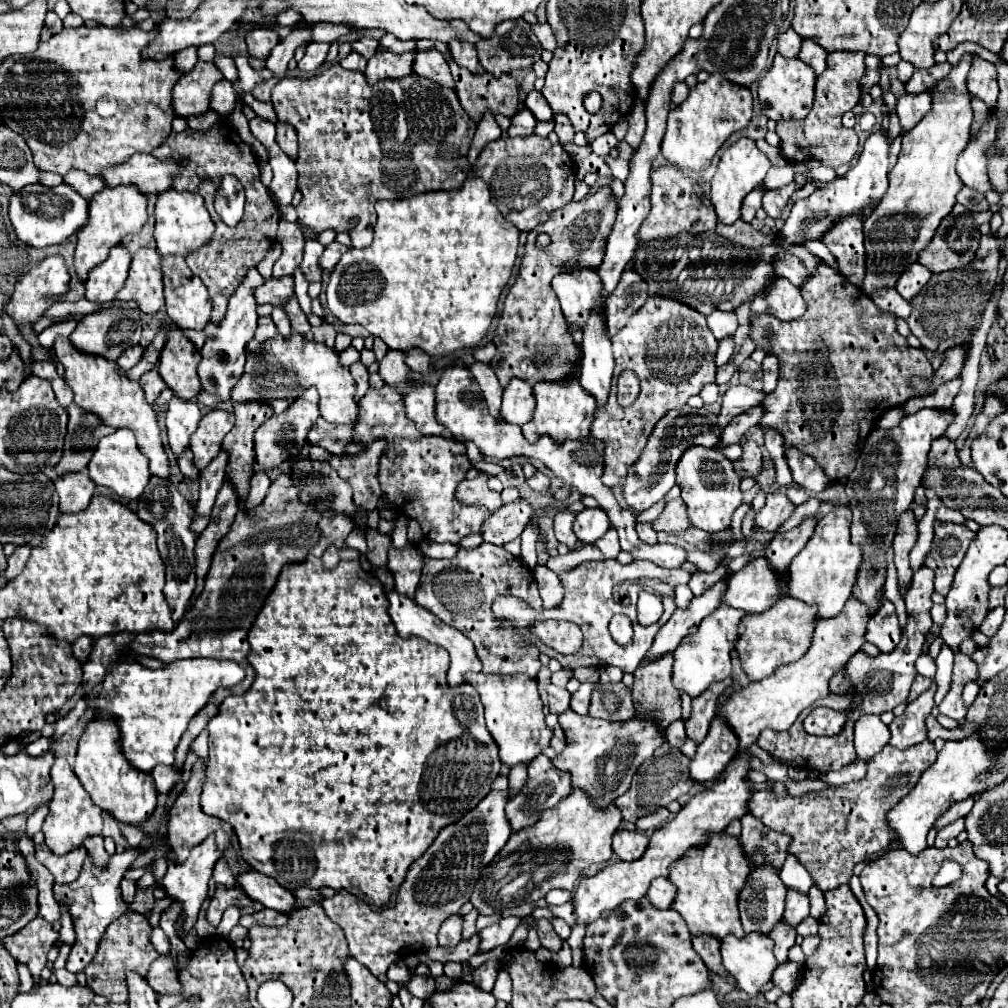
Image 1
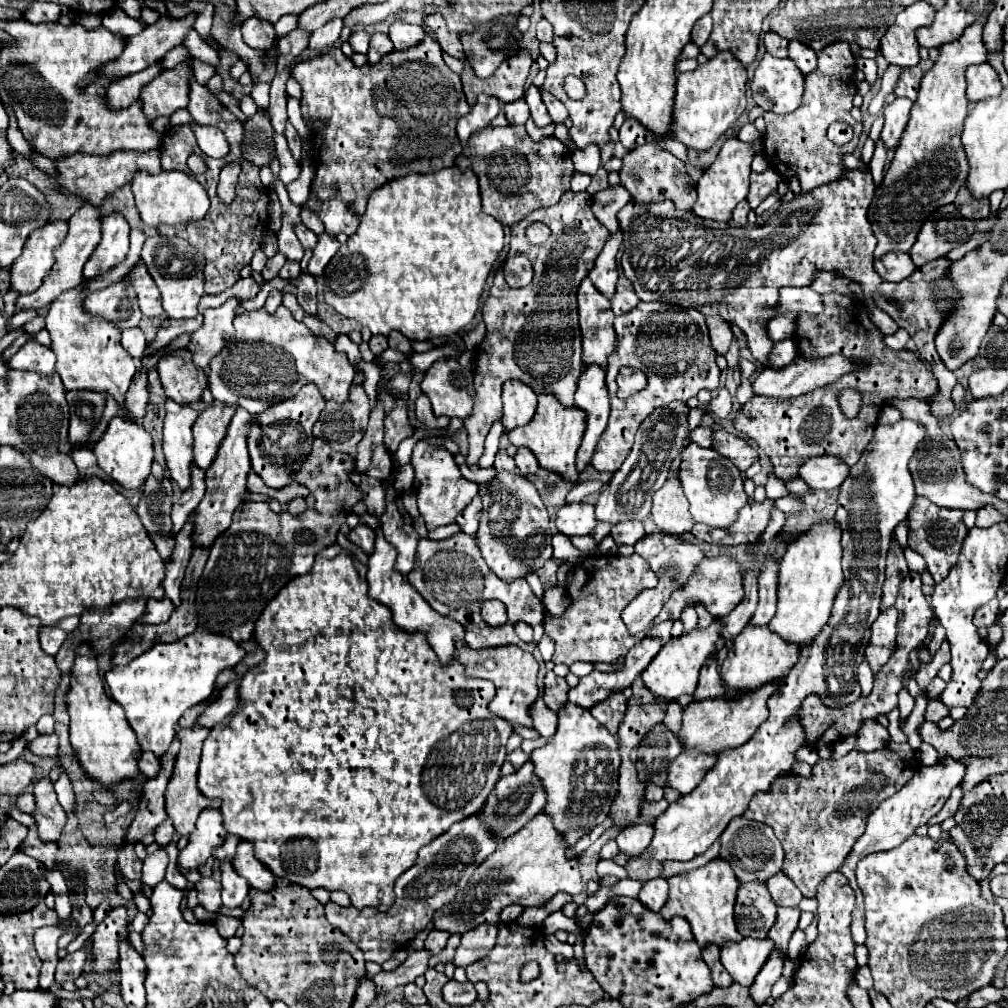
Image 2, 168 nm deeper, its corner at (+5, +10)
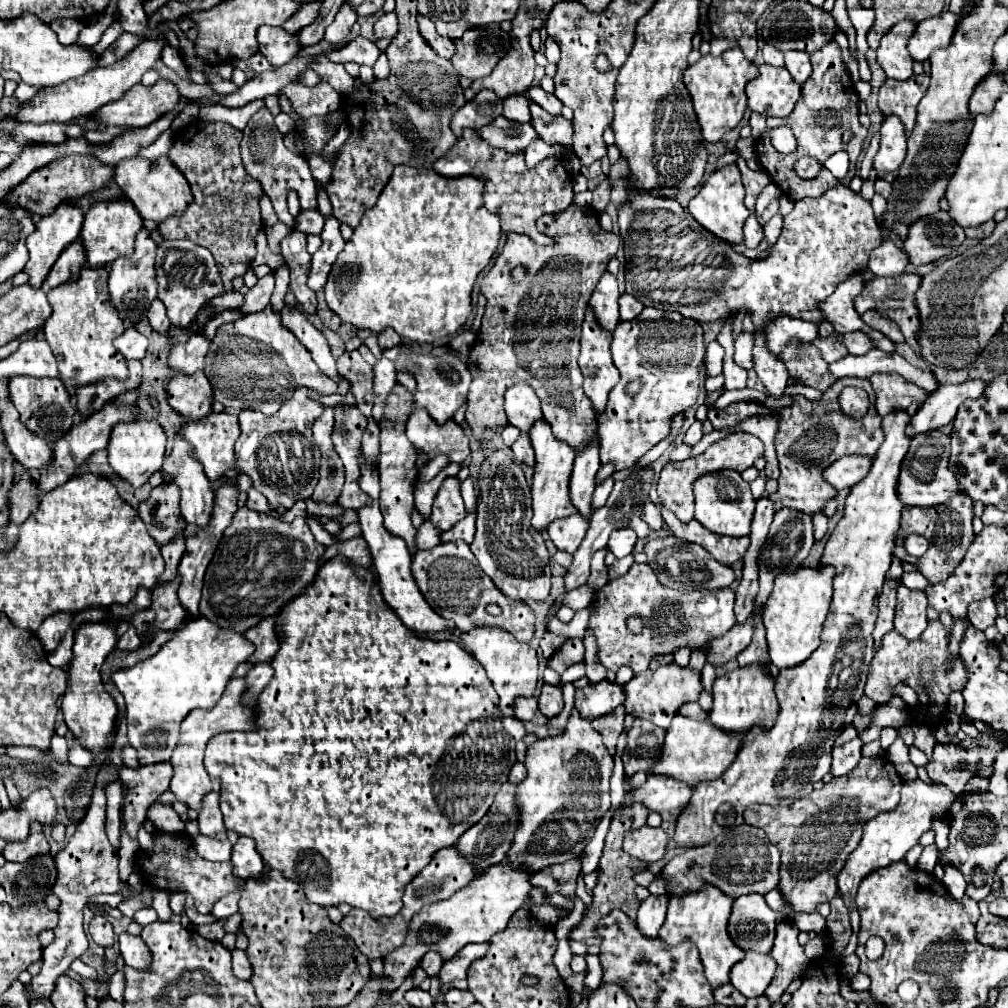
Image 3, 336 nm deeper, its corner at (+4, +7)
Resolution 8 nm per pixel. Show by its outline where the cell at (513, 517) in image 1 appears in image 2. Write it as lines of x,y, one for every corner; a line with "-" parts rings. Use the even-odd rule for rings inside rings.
477,495
477,497
465,507
465,511
461,511
461,515
457,515
457,519
455,519
455,523
457,523
459,529
461,529
461,533
465,533
465,535
475,535
475,533
477,533
479,515
481,515
481,497

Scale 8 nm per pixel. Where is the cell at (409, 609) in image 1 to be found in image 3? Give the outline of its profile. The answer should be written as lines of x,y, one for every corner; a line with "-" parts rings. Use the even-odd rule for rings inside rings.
364,462
360,464
360,470
362,470
362,478
360,478
360,488
372,496
372,504
368,506
362,506
358,510
358,522
362,526
362,536
364,540
368,542
370,546
370,552
372,552
372,560
374,560
374,566
376,566
376,574
378,574
378,584
380,584
380,590
382,590
382,596
386,600
386,604
398,614
398,618
402,620
404,626
408,626
410,630
414,632
440,632
440,630
446,630
448,628
448,620
444,620
442,616
438,616
430,604
424,600
424,596
420,594
414,578
412,578
412,572
410,572
410,562
412,562
412,556
406,548
406,544
388,534
386,528
382,526
382,514
380,514
380,508
378,508
378,472
376,472
376,466
374,462

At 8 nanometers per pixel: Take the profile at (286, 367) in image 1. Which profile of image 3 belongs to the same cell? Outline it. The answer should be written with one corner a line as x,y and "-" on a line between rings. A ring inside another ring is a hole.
270,306
218,328
210,344
204,374
214,388
214,400
224,404
226,410
242,410
258,402
276,402
282,400
282,392
286,391
286,398
290,399
299,387
342,396
350,390
350,382
344,376
332,380
318,368
310,350
282,326
282,316
272,312

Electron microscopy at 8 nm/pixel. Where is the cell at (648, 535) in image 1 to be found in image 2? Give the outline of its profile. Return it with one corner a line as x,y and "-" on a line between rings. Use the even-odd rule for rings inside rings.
625,521
617,523
611,529
611,537
615,539
617,545
635,545
639,539
645,537
643,523
641,521

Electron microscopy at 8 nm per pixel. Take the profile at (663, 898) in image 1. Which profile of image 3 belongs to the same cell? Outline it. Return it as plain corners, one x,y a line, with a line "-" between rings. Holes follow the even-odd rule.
650,894
646,900
640,902
636,922
638,922
638,928
642,930
642,934
658,936
658,930
664,922
664,916
666,916
666,906
668,906
666,894
660,894
660,896

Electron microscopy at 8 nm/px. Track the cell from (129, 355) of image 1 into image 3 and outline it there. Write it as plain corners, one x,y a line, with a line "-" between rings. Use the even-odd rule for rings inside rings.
128,328
124,330
122,336
116,338
114,346
120,350
120,354
126,358
126,360
142,360
144,354
146,354
146,346
148,346
148,340
144,334
140,334
136,328

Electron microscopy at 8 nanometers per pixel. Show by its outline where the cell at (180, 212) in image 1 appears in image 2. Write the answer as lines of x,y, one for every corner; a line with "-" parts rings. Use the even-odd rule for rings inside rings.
137,171
133,175
131,191
135,197
137,211
145,225
159,227
159,225
175,225
175,223
191,223
205,217
209,209
207,191
197,183
195,177
185,175
181,171
161,171
157,175
149,175
145,171

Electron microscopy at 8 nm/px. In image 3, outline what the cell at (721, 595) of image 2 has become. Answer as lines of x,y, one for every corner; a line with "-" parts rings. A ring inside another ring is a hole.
632,564
624,576
610,580
594,592
588,628
598,644
596,658
612,672
626,664
640,674
656,654
672,654
680,646
690,646
694,650
708,640
726,634
726,630
736,624
734,598
736,596
730,588
698,590
674,596
672,592
662,590
648,564
-
630,614
640,614
644,618
644,630
638,636
630,634
626,628
626,618

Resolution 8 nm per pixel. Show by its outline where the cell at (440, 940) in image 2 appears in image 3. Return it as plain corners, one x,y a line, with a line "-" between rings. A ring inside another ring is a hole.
428,952
428,954
424,954
424,958
422,958
422,962
420,962
420,966
428,972
428,976
438,974
440,968
442,968
442,964
444,964
444,960
442,960
442,956
438,956
436,952

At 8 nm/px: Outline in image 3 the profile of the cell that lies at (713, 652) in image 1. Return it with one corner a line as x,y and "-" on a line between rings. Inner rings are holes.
676,662
658,666
656,670
644,670
642,674
636,674
628,684
626,684
626,702
624,708
628,714
634,714
638,718
646,718
654,722
660,728
668,728
672,716
678,712
678,708
686,702
698,700
702,692
700,684
700,674
690,668
690,666
678,666

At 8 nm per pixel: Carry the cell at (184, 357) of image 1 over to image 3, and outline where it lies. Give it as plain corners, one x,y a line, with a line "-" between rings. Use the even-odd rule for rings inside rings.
204,372
192,376
176,374
170,378
166,390
170,406
190,420
204,418
212,410
212,386

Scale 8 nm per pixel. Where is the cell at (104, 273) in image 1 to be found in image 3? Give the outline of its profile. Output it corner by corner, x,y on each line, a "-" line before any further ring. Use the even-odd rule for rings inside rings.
110,200
96,202
84,216
84,226
80,240
84,242
88,264
96,268
98,264
108,264
120,256
130,256
134,252
134,238
142,228
142,218
128,200

